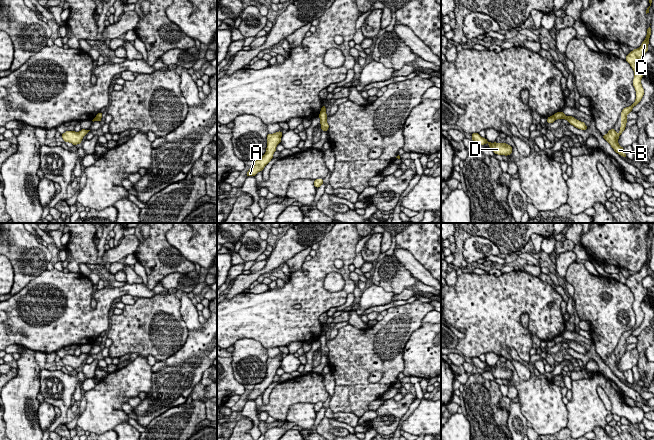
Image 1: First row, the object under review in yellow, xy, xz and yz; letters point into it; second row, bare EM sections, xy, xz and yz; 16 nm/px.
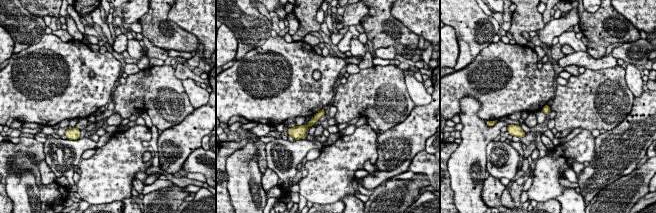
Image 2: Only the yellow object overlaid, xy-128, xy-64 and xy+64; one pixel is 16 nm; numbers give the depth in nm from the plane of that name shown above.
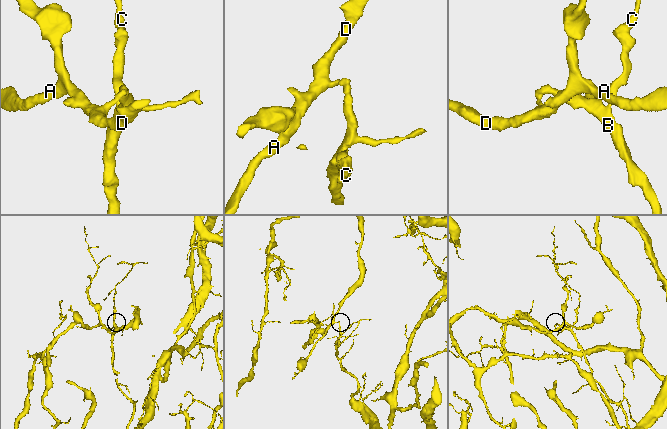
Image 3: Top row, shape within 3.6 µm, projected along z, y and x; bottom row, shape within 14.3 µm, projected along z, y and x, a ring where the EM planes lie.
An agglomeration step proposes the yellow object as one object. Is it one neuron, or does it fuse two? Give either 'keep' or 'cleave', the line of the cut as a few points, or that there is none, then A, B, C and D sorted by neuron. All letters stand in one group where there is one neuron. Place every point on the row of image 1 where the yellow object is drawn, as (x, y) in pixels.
cleave; cut xy (96, 116), (100, 118); groups A D / B C

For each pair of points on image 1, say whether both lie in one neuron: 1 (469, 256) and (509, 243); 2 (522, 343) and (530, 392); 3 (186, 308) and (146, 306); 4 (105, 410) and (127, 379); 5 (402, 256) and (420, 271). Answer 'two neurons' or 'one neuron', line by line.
1: two neurons
2: two neurons
3: two neurons
4: one neuron
5: one neuron

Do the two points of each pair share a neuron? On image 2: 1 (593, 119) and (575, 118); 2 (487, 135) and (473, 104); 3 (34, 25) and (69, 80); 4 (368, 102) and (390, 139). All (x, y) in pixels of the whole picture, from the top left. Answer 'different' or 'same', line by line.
1: same
2: same
3: different
4: different

